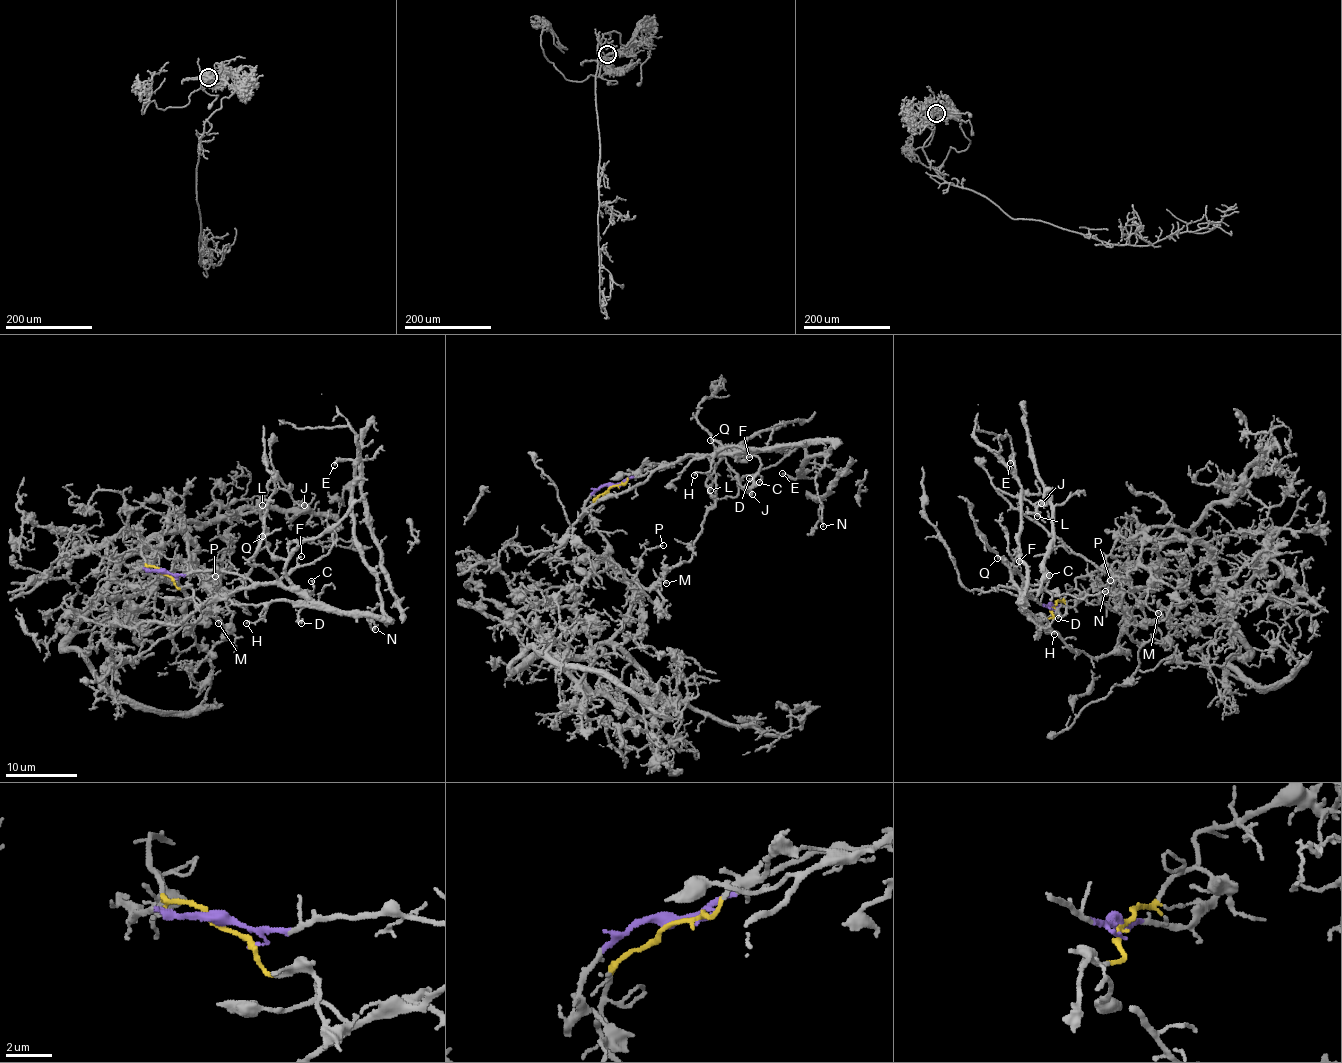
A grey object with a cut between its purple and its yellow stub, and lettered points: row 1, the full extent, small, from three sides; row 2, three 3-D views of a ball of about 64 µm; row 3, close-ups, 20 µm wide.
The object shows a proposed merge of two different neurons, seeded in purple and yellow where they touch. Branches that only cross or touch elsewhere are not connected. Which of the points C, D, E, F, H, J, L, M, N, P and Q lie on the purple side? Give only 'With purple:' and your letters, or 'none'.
With purple: C, D, E, F, H, N, Q

